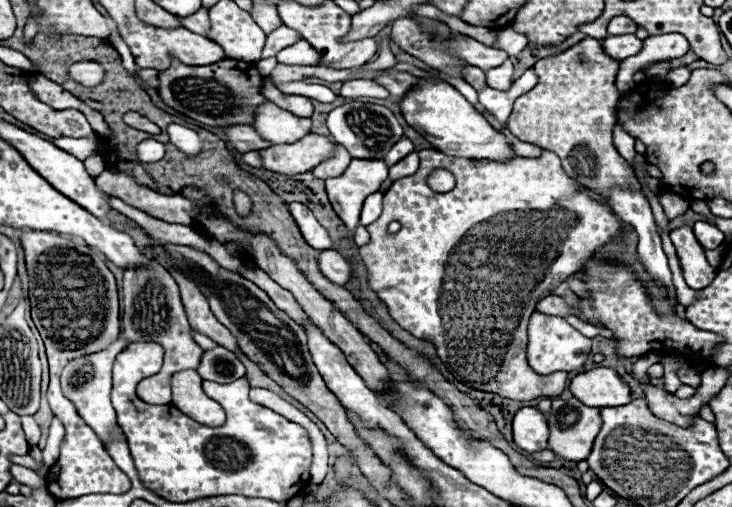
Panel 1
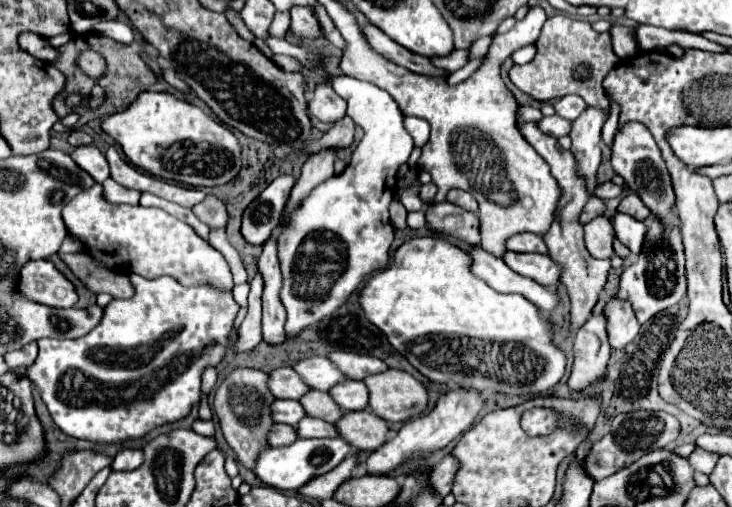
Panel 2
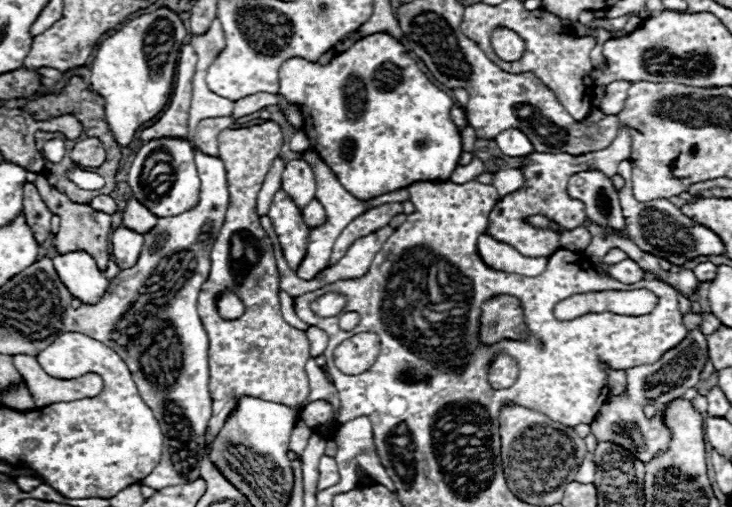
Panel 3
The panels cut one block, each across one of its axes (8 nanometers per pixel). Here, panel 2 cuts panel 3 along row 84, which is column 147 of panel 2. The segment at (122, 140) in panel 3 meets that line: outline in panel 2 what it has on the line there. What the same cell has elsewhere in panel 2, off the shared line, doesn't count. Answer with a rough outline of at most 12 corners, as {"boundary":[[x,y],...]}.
{"boundary":[[142,92],[102,128],[134,166],[190,186],[242,170],[202,108]]}

